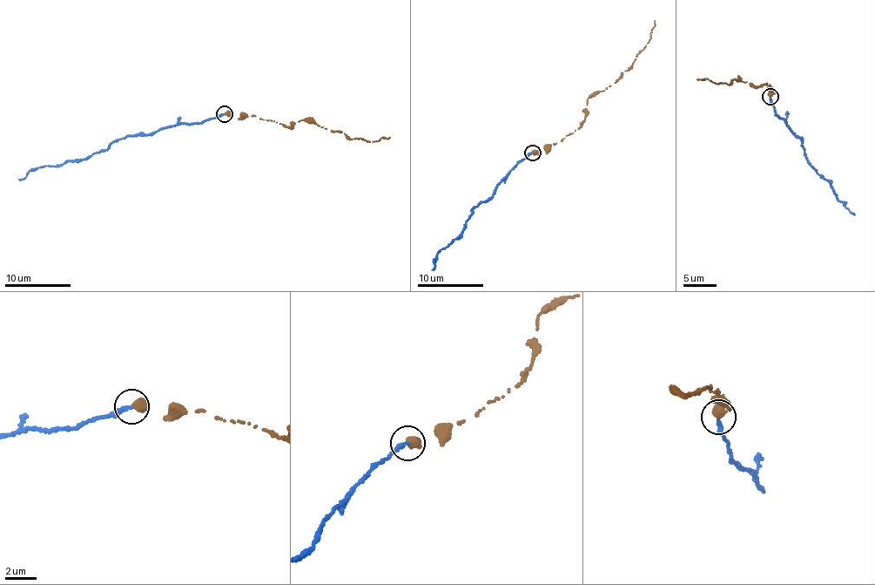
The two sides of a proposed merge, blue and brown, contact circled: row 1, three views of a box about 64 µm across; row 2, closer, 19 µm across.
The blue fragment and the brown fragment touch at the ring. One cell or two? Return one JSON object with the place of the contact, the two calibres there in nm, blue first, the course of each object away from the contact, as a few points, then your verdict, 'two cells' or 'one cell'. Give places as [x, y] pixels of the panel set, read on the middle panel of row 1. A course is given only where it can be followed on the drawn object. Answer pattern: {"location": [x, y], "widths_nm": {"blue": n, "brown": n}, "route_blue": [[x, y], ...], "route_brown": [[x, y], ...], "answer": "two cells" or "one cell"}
{"location": [532, 153], "widths_nm": {"blue": 280, "brown": 500}, "route_blue": [[532, 153], [504, 178], [495, 193], [477, 206], [466, 221], [463, 233], [439, 253], [433, 269]], "route_brown": [[532, 151], [546, 153], [550, 145], [578, 128], [588, 99], [633, 64], [649, 41], [655, 20]], "answer": "two cells"}

